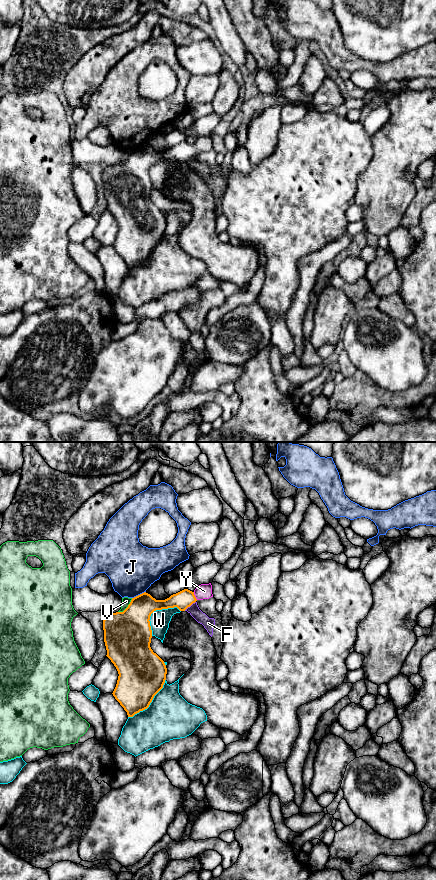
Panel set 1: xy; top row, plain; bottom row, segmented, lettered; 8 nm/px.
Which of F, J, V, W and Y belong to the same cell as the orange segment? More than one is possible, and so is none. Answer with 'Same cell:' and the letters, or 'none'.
Same cell: Y

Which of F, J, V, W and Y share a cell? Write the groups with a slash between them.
F / J / V / W / Y

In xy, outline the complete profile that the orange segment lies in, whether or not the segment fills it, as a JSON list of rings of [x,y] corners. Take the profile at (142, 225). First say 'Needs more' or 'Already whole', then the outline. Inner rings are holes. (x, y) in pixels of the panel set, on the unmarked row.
Needs more. [[[211,135],[201,136],[193,144],[184,141],[165,152],[156,152],[144,144],[132,150],[123,164],[111,165],[104,170],[106,208],[119,226],[112,246],[128,269],[147,261],[166,232],[166,217],[150,199],[151,166],[174,159],[185,163],[197,152],[211,149]]]

